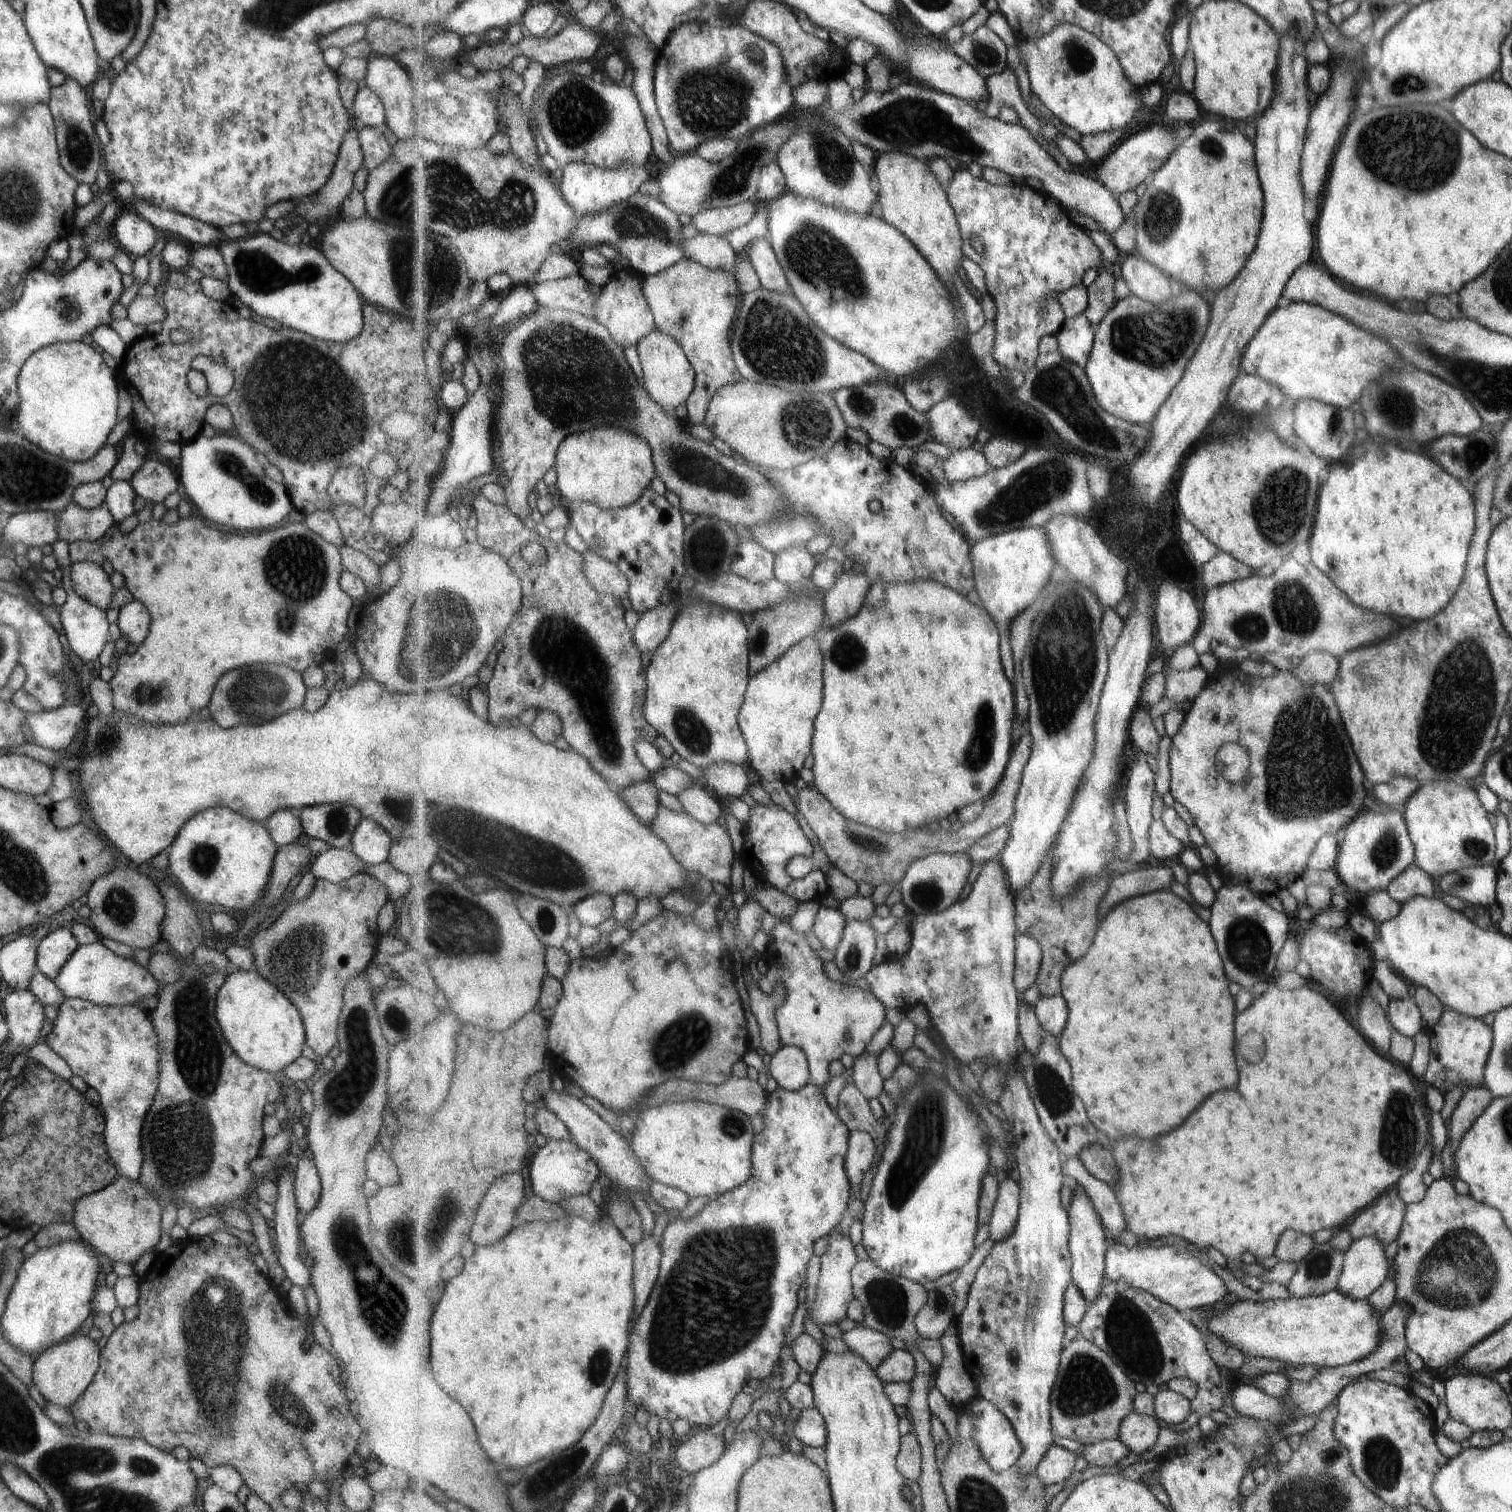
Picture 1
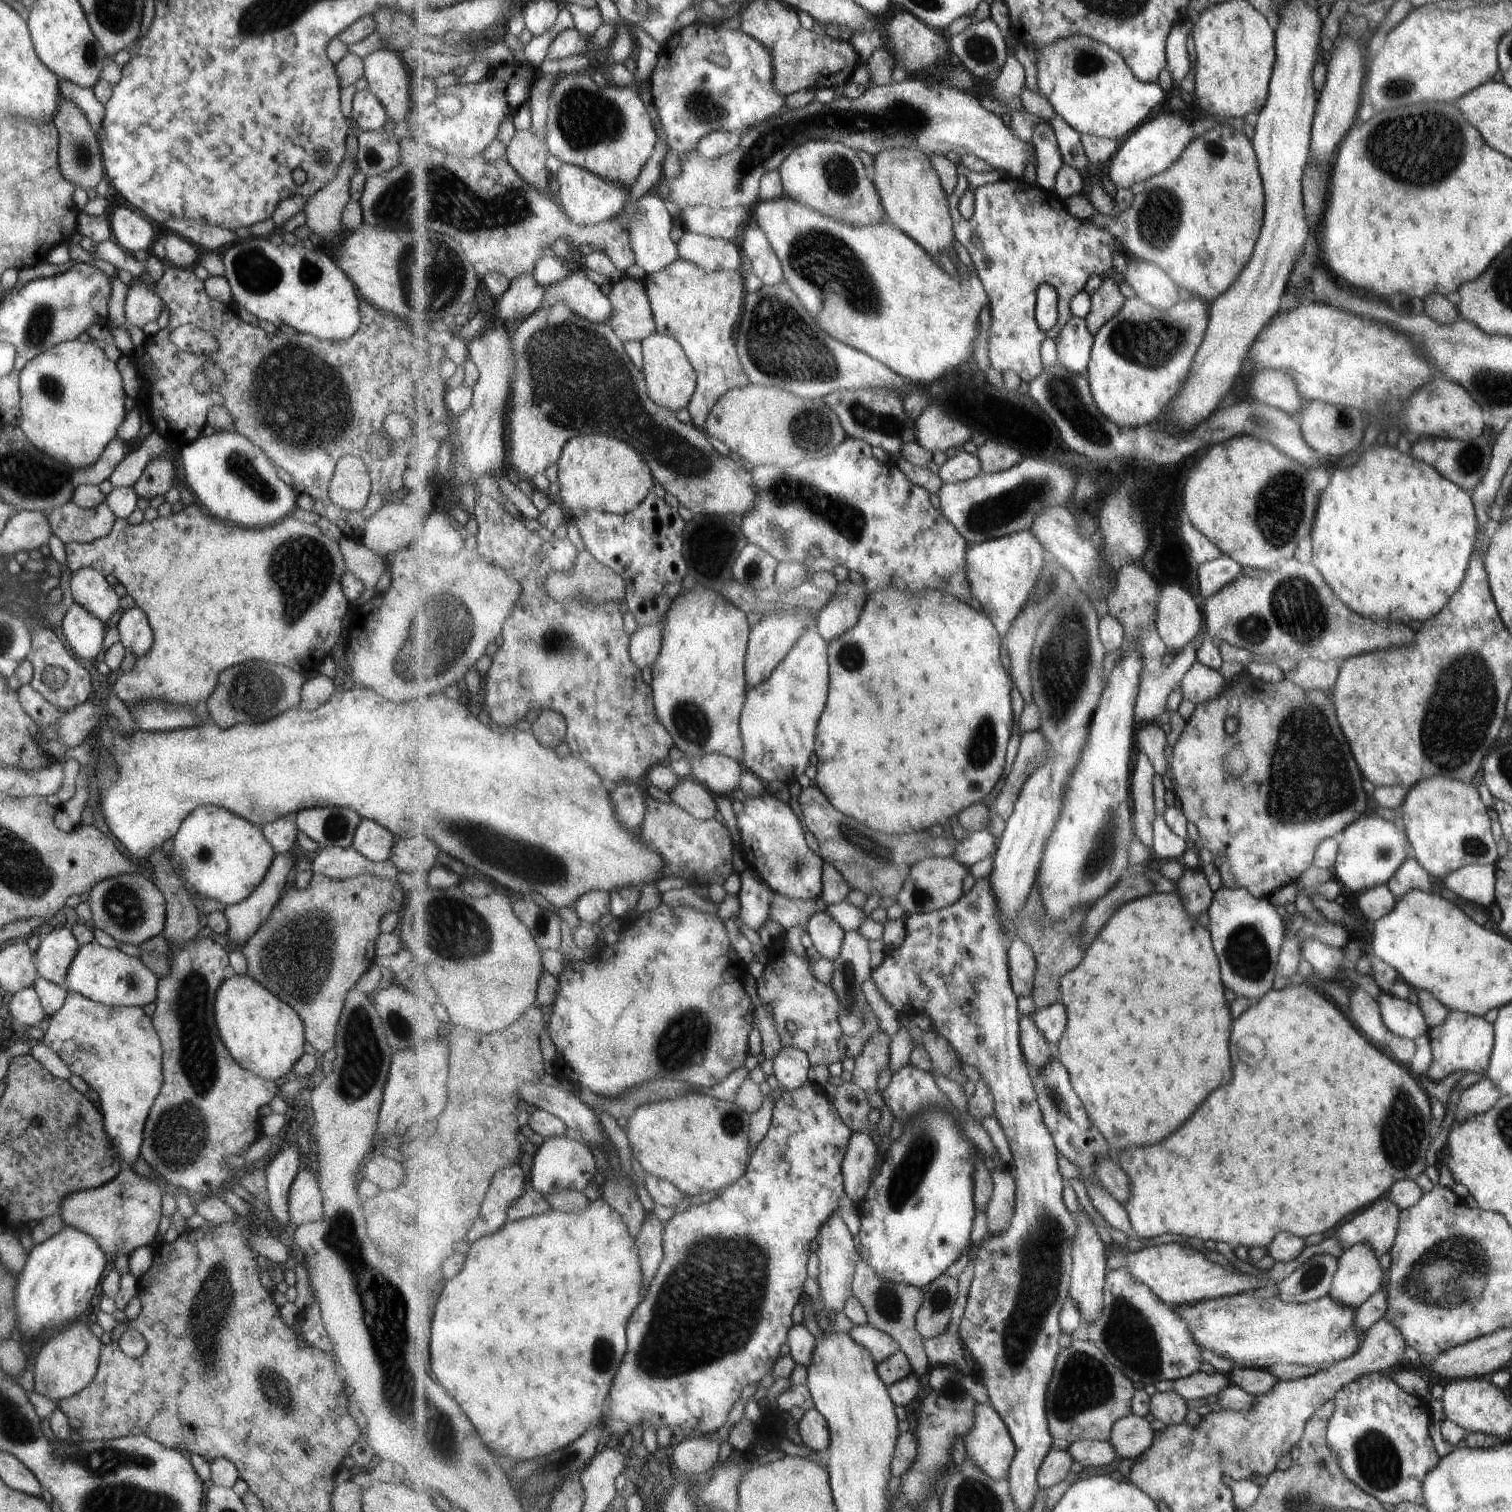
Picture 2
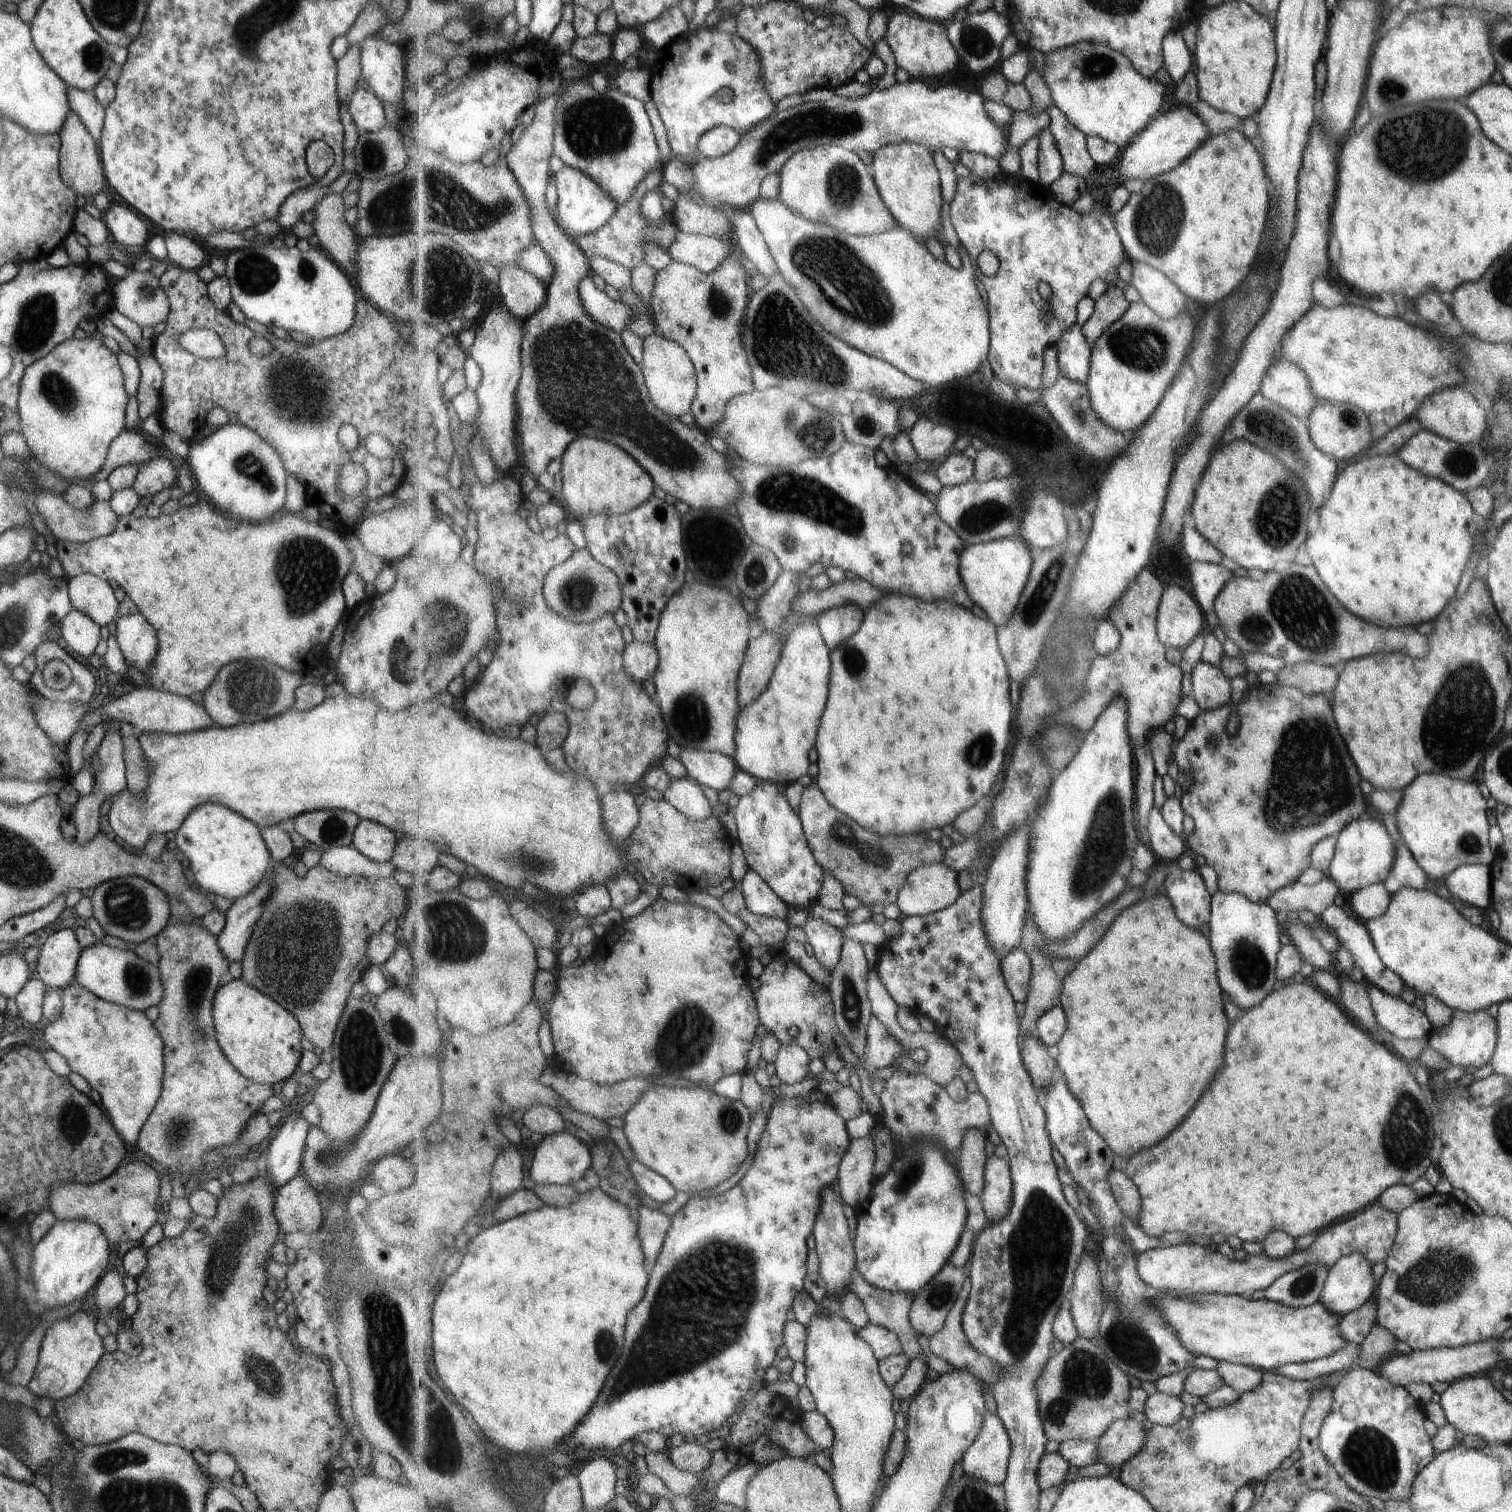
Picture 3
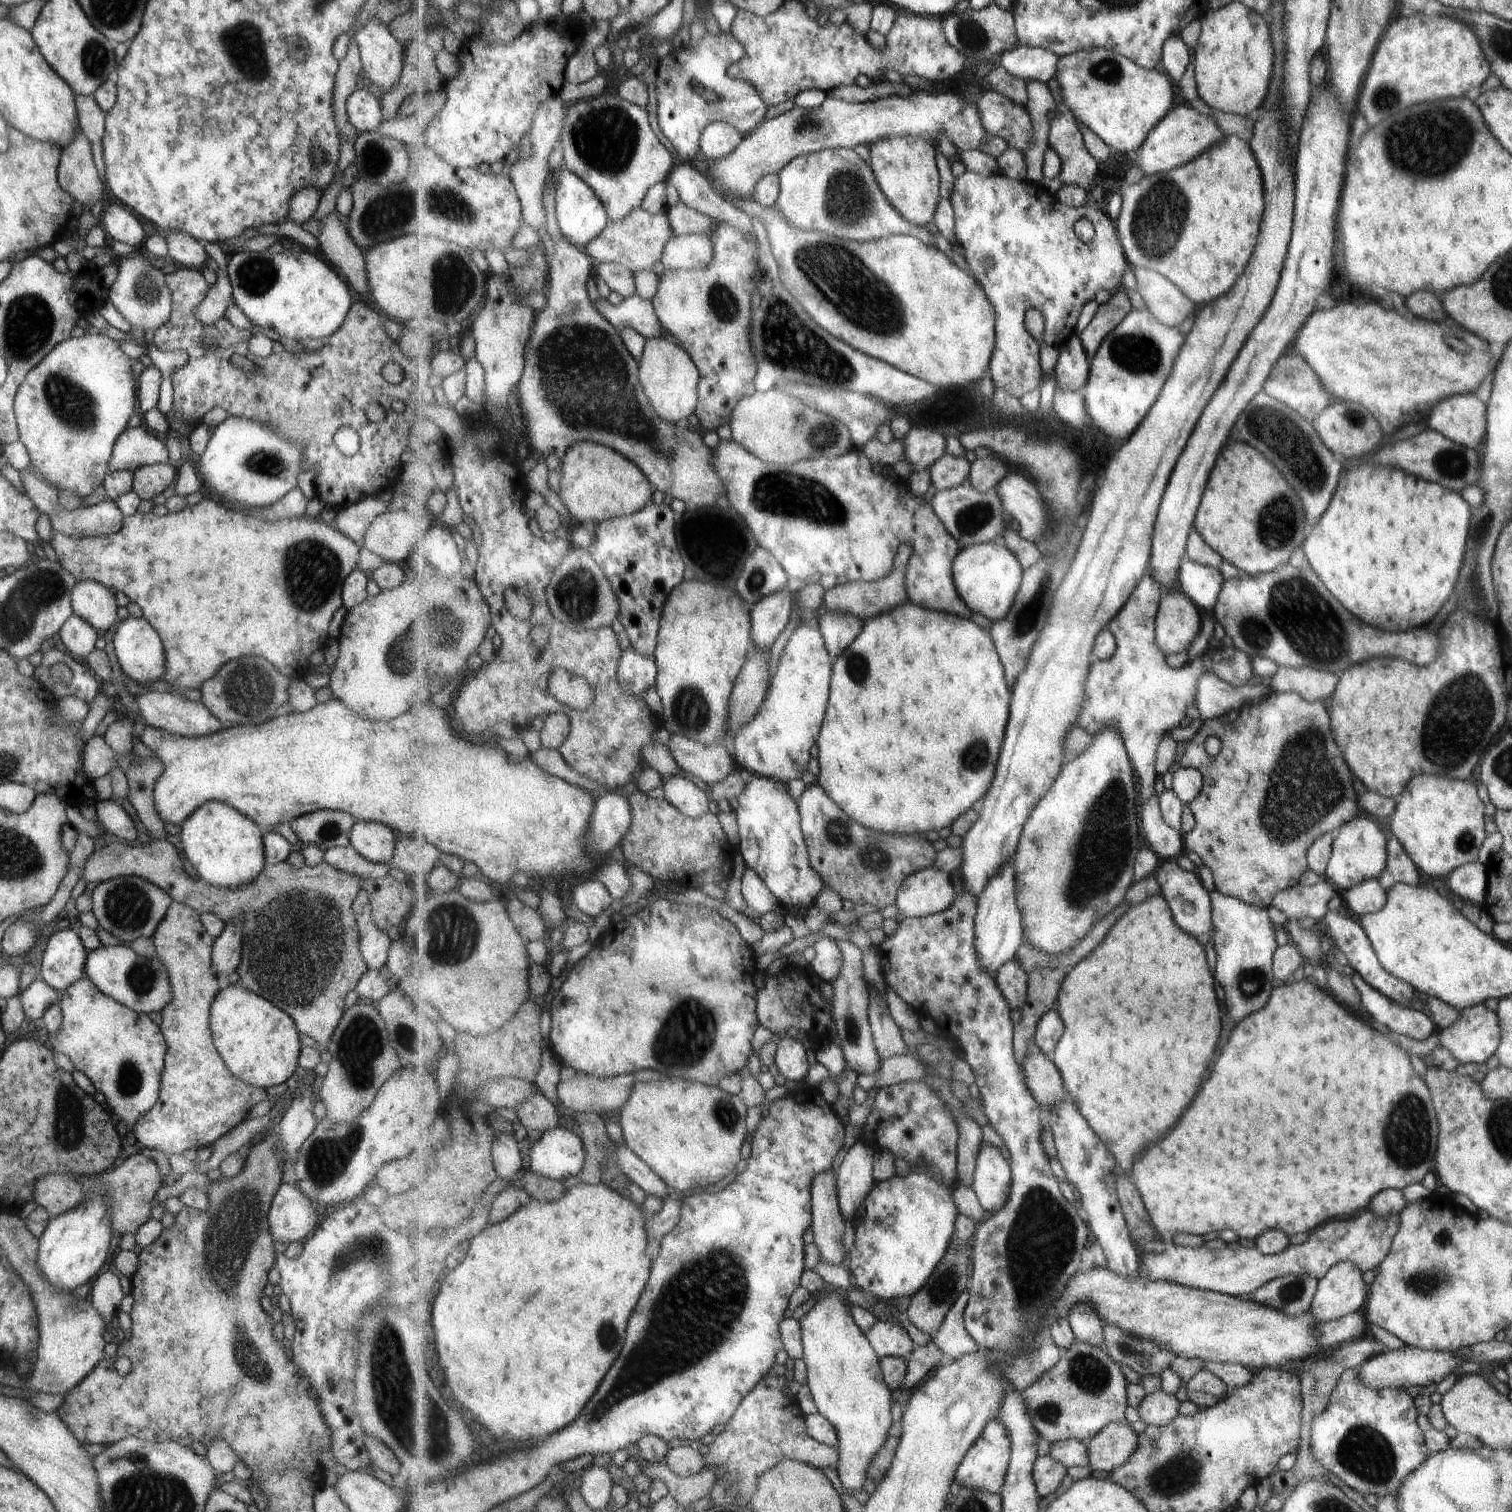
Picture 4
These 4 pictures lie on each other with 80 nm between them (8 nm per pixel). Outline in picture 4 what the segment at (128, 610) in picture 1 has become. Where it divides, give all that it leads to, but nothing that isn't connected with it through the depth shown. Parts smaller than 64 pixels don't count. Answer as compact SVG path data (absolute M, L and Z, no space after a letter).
M128 617L117 626L113 651L121 671L141 686L163 676L163 646L144 617Z

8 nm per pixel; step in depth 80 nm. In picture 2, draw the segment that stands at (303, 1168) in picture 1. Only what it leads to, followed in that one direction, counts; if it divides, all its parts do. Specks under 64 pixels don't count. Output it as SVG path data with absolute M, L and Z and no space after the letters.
M301 1166L289 1185L288 1214L296 1226L322 1218L322 1196L316 1175L309 1167Z

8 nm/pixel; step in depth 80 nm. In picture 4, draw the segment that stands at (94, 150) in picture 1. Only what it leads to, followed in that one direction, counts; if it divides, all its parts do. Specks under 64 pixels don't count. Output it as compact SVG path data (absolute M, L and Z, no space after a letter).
M79 128L71 142L61 147L56 174L61 188L86 208L102 200L105 184L93 164L91 144Z

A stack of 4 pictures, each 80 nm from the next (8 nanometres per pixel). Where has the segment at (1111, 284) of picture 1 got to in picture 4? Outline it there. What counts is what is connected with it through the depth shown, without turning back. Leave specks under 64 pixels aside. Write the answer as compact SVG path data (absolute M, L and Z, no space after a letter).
M1124 288L1117 289L1112 293L1111 299L1106 304L1101 304L1097 315L1093 318L1090 326L1081 332L1080 338L1083 347L1089 356L1089 361L1097 355L1103 340L1133 312L1134 308L1129 302L1129 296Z

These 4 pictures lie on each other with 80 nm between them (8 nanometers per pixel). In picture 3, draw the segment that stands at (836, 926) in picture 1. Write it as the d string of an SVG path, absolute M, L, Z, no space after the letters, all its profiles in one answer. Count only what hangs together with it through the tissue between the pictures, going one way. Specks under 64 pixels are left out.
M810 915L796 917L795 922L808 935L816 958L831 973L839 964L844 946L843 932L820 918Z

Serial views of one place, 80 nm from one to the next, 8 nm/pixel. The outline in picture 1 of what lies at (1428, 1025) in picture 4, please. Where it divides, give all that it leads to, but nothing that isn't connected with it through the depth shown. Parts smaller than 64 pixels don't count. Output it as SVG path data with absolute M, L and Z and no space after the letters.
M1411 998L1390 1000L1387 1004L1387 1020L1391 1028L1407 1038L1424 1029L1419 1009Z

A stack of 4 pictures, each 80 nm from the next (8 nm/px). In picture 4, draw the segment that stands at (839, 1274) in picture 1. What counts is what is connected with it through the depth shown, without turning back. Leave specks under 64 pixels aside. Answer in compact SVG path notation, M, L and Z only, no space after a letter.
M837 1173L821 1174L813 1182L813 1222L812 1231L823 1262L842 1265L850 1251L843 1246L845 1214L841 1212Z

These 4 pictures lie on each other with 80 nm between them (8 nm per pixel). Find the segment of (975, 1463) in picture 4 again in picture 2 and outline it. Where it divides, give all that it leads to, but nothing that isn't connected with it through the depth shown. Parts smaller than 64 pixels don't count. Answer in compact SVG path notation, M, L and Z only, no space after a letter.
M978 1404L973 1430L963 1442L965 1456L991 1478L1000 1481L1007 1476L1017 1447L1004 1418L993 1405Z

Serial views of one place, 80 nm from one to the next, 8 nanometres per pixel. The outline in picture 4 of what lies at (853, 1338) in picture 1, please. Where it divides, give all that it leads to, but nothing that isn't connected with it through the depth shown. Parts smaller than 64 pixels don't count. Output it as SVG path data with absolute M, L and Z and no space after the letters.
M878 1321L871 1330L864 1332L879 1358L902 1357L907 1360L915 1346L910 1334L897 1322Z

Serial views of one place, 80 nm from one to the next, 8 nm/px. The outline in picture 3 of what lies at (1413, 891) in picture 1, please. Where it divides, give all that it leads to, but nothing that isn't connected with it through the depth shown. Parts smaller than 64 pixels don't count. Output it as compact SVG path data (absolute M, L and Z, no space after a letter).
M1391 813L1382 814L1383 826L1387 834L1393 840L1395 846L1395 856L1391 862L1387 878L1383 880L1383 886L1389 895L1395 894L1399 888L1413 888L1416 890L1423 890L1425 887L1425 872L1417 866L1417 862L1413 856L1409 854L1403 838L1399 834L1395 826L1395 817Z

